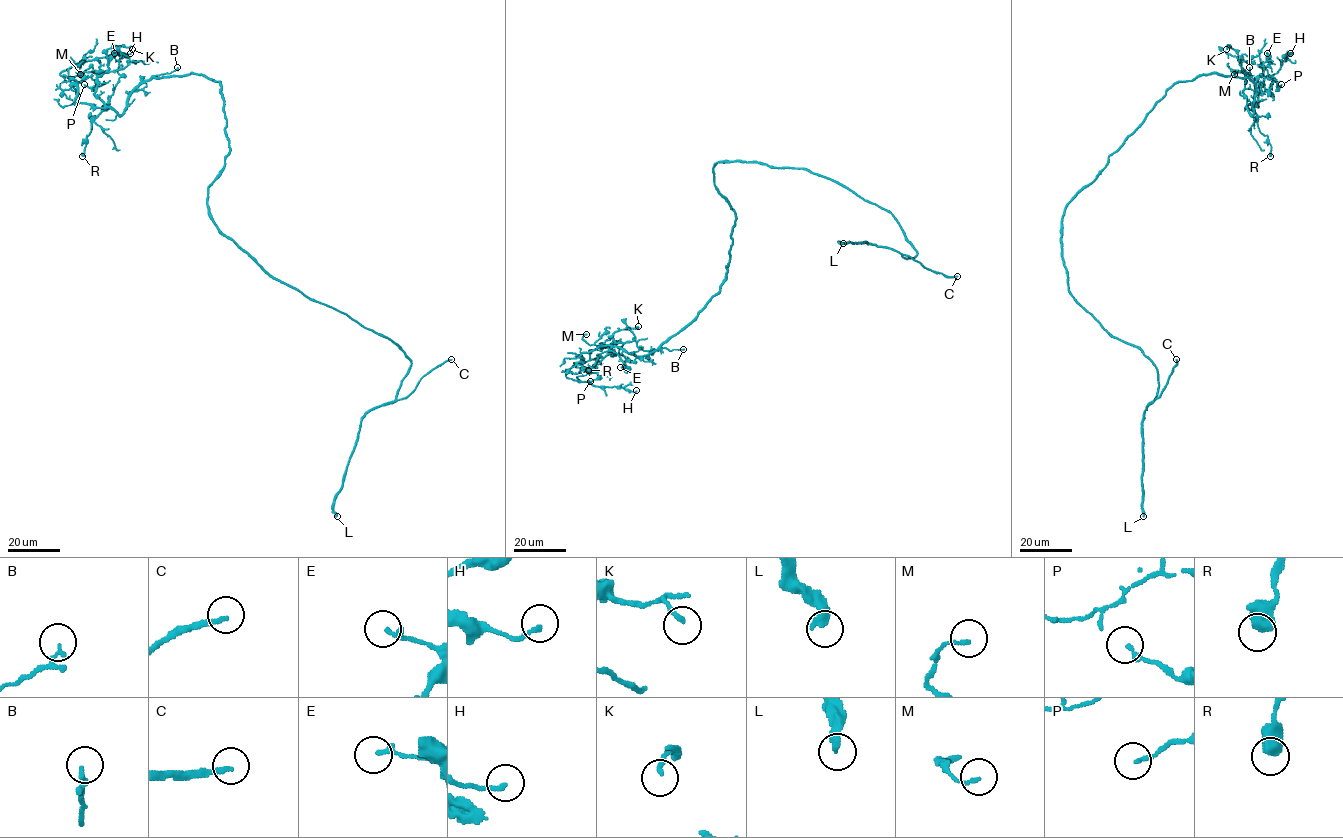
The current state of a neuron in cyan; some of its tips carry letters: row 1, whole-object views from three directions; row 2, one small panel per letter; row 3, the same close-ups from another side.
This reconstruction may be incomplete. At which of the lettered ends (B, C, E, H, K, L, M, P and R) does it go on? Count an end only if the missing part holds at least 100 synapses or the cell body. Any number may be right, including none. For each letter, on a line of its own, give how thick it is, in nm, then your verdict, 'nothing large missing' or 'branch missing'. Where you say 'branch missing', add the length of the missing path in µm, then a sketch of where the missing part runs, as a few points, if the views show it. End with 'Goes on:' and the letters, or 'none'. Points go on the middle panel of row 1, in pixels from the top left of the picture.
B: calibre 120 nm; nothing large missing
C: calibre 190 nm; branch missing; missing 160 µm
E: calibre 220 nm; nothing large missing
H: calibre 180 nm; nothing large missing
K: calibre 180 nm; nothing large missing
L: calibre 360 nm; branch missing; missing 80 µm; course (843, 243), (833, 239), (860, 255), (876, 273), (895, 273), (902, 277), (922, 253), (912, 247)
M: calibre 130 nm; nothing large missing
P: calibre 170 nm; nothing large missing
R: calibre 650 nm; nothing large missing
Goes on: C, L

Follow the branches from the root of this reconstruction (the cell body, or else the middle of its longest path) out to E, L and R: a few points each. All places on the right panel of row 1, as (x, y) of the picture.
E: (1073, 199), (1176, 83), (1213, 73), (1248, 78), (1256, 89), (1251, 114), (1246, 107), (1253, 105), (1267, 53)
L: (1073, 199), (1061, 232), (1068, 291), (1108, 333), (1137, 346), (1157, 369), (1157, 394), (1142, 419), (1143, 516)
R: (1073, 199), (1166, 90), (1203, 74), (1255, 84), (1253, 113), (1246, 109), (1267, 136), (1270, 156)

